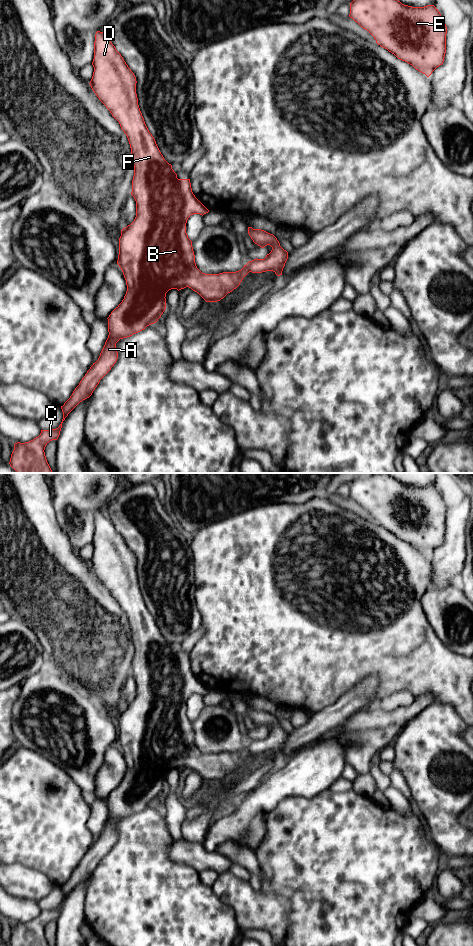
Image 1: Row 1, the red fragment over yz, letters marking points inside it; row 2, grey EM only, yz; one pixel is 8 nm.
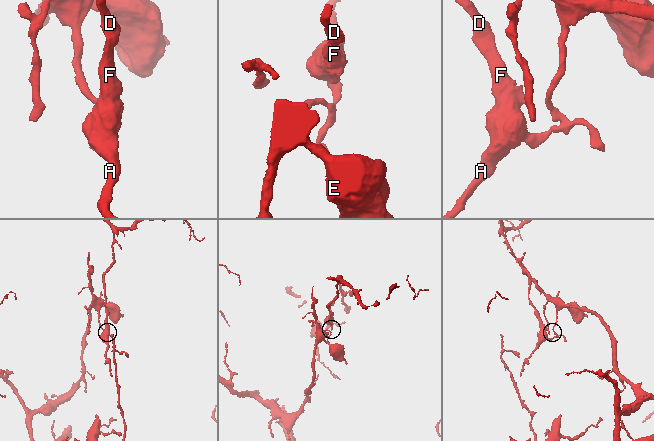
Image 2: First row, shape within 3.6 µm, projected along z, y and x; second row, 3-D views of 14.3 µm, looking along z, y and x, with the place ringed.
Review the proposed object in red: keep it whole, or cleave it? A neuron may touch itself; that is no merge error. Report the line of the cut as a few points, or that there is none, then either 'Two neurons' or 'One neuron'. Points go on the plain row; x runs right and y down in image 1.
Split along yz (245, 745), (250, 751). Two neurons

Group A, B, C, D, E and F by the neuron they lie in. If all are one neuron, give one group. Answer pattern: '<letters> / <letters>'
A B C D F / E

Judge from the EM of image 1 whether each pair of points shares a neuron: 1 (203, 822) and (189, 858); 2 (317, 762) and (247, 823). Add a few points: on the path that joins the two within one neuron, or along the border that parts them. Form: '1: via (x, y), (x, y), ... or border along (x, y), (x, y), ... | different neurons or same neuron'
1: border along (182, 837), (188, 841), (200, 842), (202, 844) | different neurons
2: via (299, 777), (285, 782), (262, 805) | same neuron

